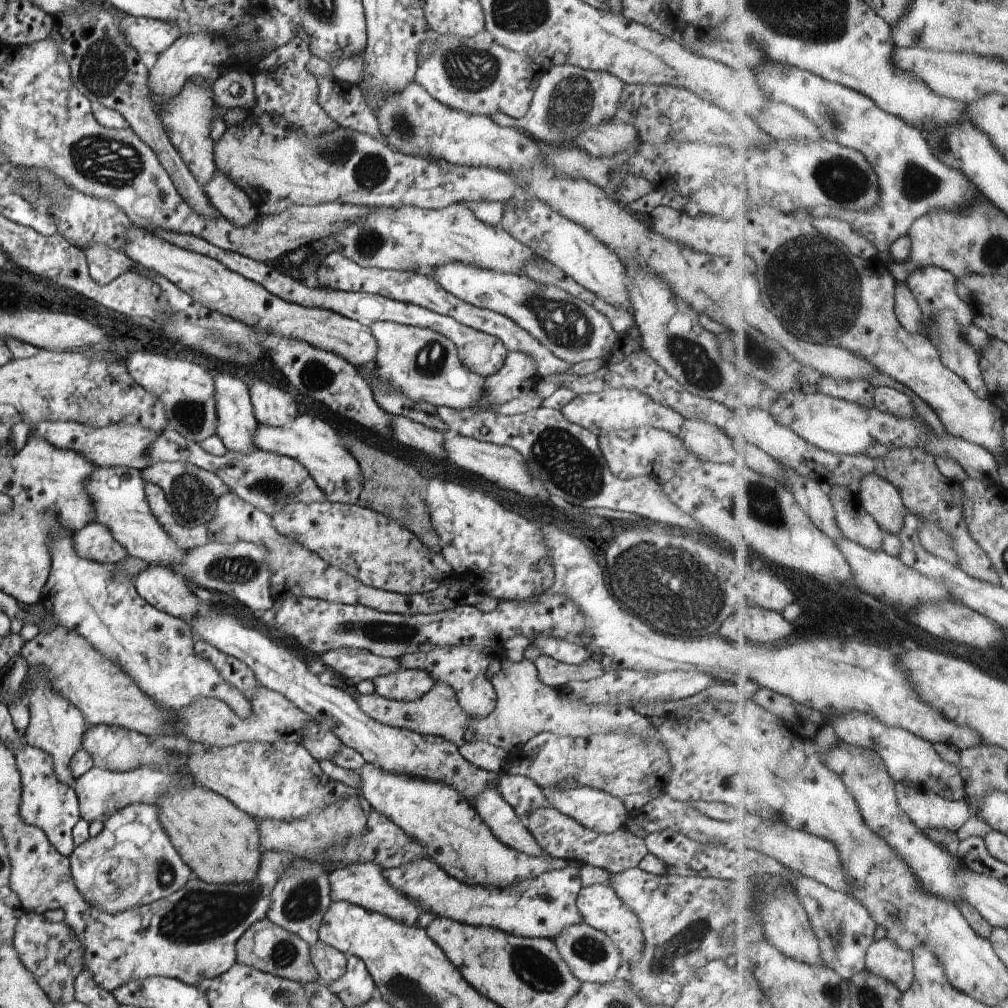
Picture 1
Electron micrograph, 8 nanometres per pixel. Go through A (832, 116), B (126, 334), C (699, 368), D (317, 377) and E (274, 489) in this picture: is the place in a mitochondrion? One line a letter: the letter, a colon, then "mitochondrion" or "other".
A: mitochondrion
B: other
C: mitochondrion
D: mitochondrion
E: mitochondrion

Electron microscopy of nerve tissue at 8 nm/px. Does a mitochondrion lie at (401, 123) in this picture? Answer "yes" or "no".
yes

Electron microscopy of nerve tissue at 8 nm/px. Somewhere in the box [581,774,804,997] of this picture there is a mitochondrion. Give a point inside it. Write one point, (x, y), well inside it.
(661, 965)

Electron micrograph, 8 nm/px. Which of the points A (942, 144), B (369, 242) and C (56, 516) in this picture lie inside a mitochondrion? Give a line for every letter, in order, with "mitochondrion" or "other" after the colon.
A: mitochondrion
B: mitochondrion
C: other

